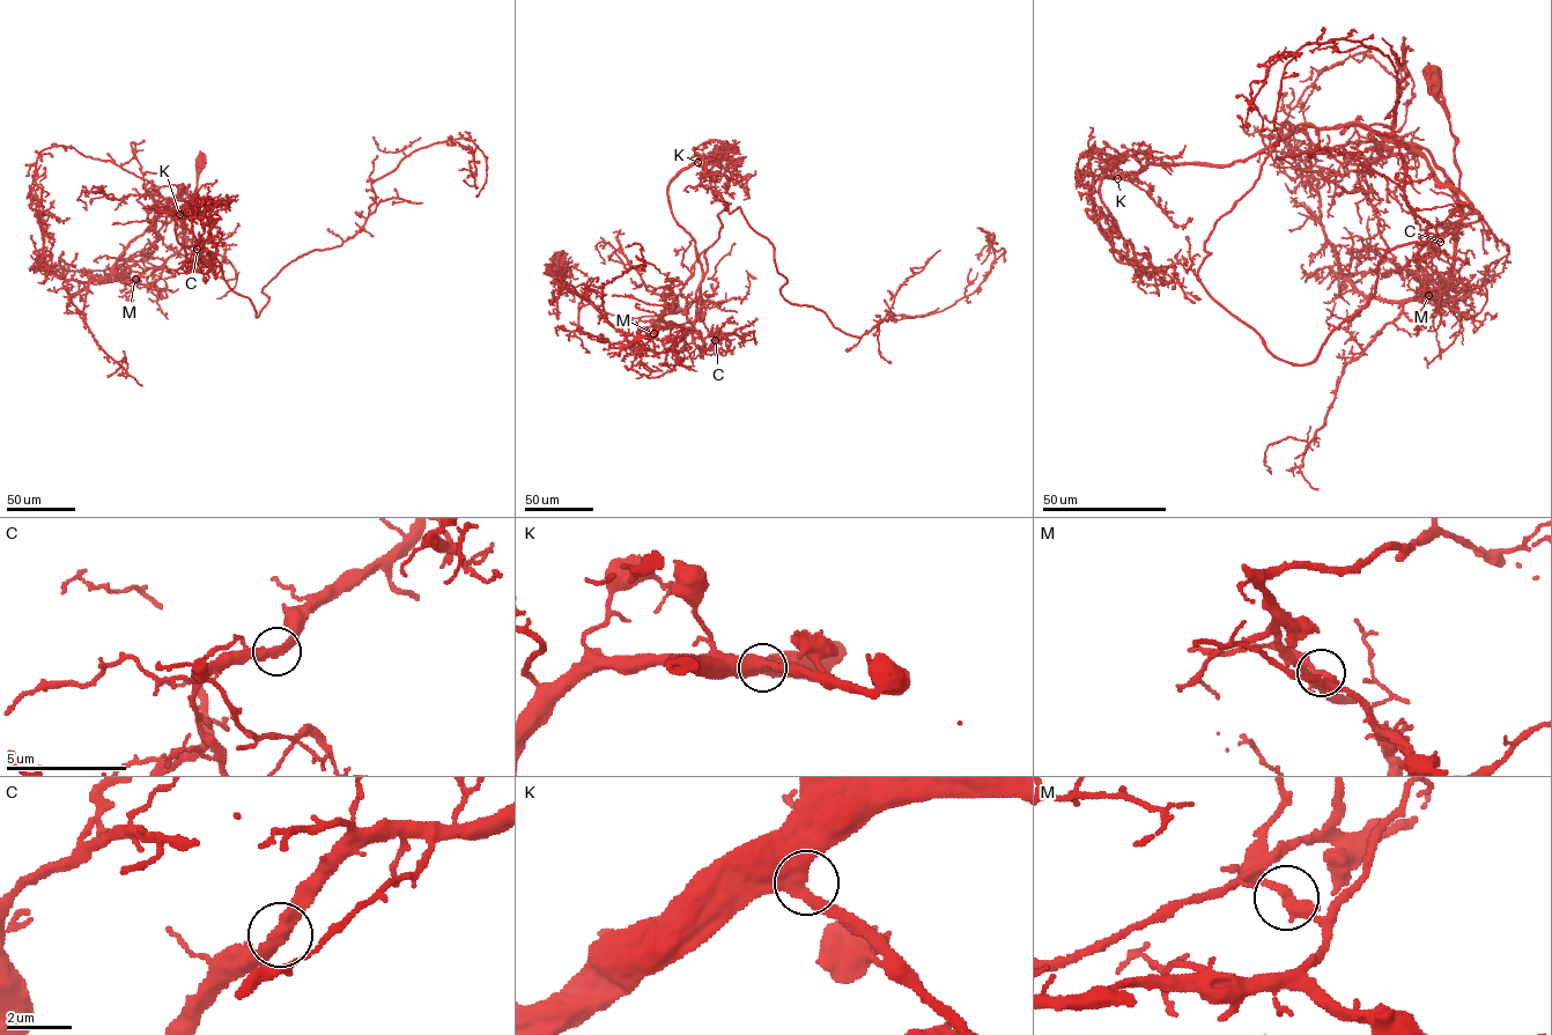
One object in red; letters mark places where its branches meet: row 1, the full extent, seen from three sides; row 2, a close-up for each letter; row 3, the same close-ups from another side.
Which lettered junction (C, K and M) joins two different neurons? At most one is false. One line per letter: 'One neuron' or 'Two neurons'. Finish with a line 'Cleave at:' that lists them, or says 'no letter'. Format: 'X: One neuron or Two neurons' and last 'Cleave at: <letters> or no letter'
C: One neuron
K: One neuron
M: Two neurons
Cleave at: M

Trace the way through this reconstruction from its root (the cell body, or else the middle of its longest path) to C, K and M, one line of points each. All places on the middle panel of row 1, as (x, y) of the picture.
C: (718, 335), (712, 348), (701, 350), (701, 356), (715, 340)
K: (718, 335), (706, 350), (693, 340), (701, 264), (694, 239), (675, 221), (669, 202), (669, 184), (697, 162)
M: (718, 335), (712, 348), (701, 350), (701, 356), (703, 342), (693, 329), (669, 325), (653, 333)

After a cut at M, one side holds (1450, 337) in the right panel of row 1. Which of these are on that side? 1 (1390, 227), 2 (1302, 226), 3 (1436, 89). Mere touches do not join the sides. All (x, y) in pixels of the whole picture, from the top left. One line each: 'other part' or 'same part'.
1: same part
2: other part
3: same part

